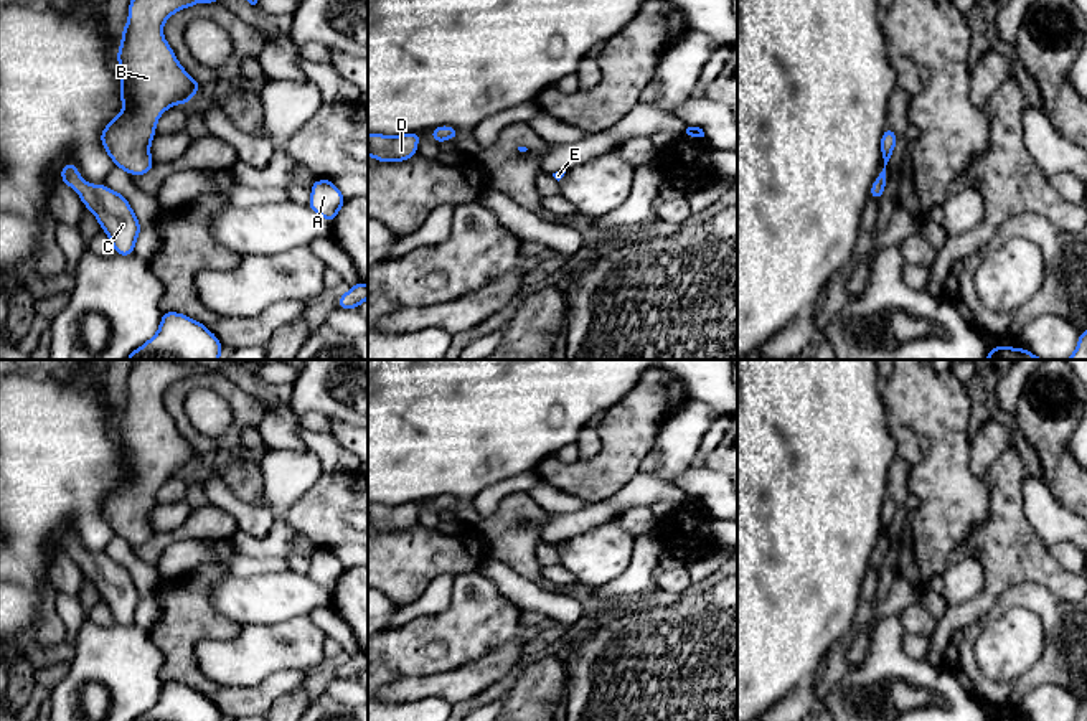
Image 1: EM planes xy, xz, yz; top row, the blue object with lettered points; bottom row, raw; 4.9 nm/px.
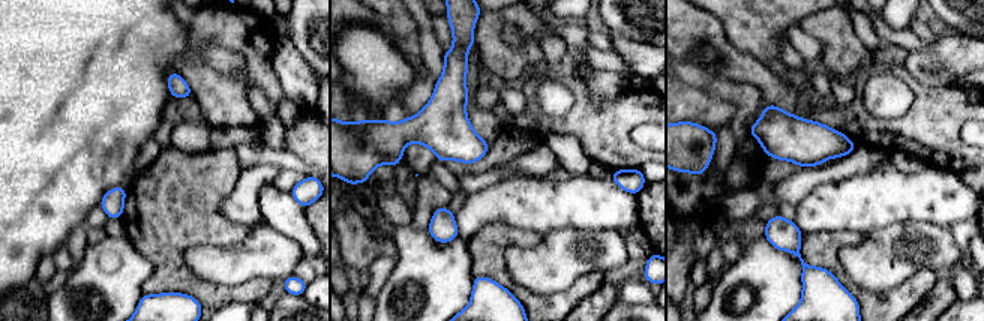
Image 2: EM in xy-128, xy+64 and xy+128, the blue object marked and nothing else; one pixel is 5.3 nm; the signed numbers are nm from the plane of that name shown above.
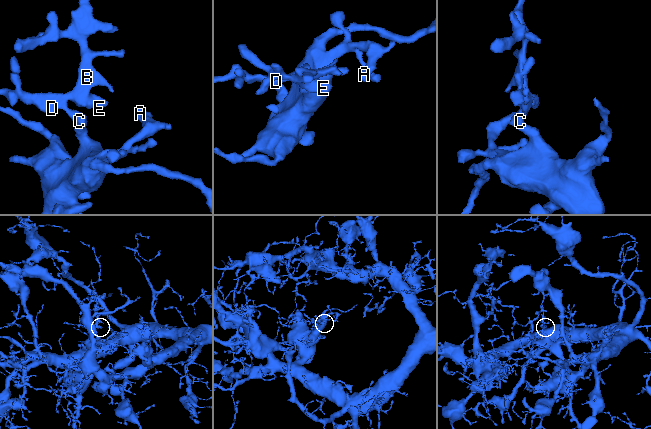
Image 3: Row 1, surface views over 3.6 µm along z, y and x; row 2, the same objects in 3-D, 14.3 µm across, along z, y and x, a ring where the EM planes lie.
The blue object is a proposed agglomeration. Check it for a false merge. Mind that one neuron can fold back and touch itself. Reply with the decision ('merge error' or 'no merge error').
no merge error

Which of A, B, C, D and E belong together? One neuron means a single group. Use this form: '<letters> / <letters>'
A B C D E

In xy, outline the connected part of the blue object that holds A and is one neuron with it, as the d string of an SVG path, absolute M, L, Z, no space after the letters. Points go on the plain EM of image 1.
M315 549L310 556L312 568L308 569L308 577L318 586L333 592L340 577L346 571L341 561L335 556L332 549Z

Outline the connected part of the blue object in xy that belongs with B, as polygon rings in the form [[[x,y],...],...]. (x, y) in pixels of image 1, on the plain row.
[[[134,360],[117,421],[124,480],[99,505],[117,538],[134,546],[150,541],[155,536],[150,511],[162,482],[186,474],[200,460],[201,454],[176,431],[162,398],[175,381],[211,371],[216,370],[173,360]]]

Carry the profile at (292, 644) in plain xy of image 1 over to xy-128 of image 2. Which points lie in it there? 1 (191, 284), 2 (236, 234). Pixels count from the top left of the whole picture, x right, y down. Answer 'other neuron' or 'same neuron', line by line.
1: other neuron
2: other neuron

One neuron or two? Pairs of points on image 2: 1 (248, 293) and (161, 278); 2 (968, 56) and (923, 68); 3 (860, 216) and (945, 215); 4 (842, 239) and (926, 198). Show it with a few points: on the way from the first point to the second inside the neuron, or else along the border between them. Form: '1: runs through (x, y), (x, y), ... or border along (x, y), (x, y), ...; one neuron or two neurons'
1: runs through (227, 293), (206, 293), (182, 279); one neuron
2: runs through (957, 56), (942, 56), (933, 60); one neuron
3: runs through (881, 204), (924, 204); one neuron
4: border along (821, 231), (857, 231), (863, 236); two neurons

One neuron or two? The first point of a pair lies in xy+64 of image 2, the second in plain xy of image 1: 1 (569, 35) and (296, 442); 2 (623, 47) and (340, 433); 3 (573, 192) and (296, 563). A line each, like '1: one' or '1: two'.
1: one
2: one
3: two

